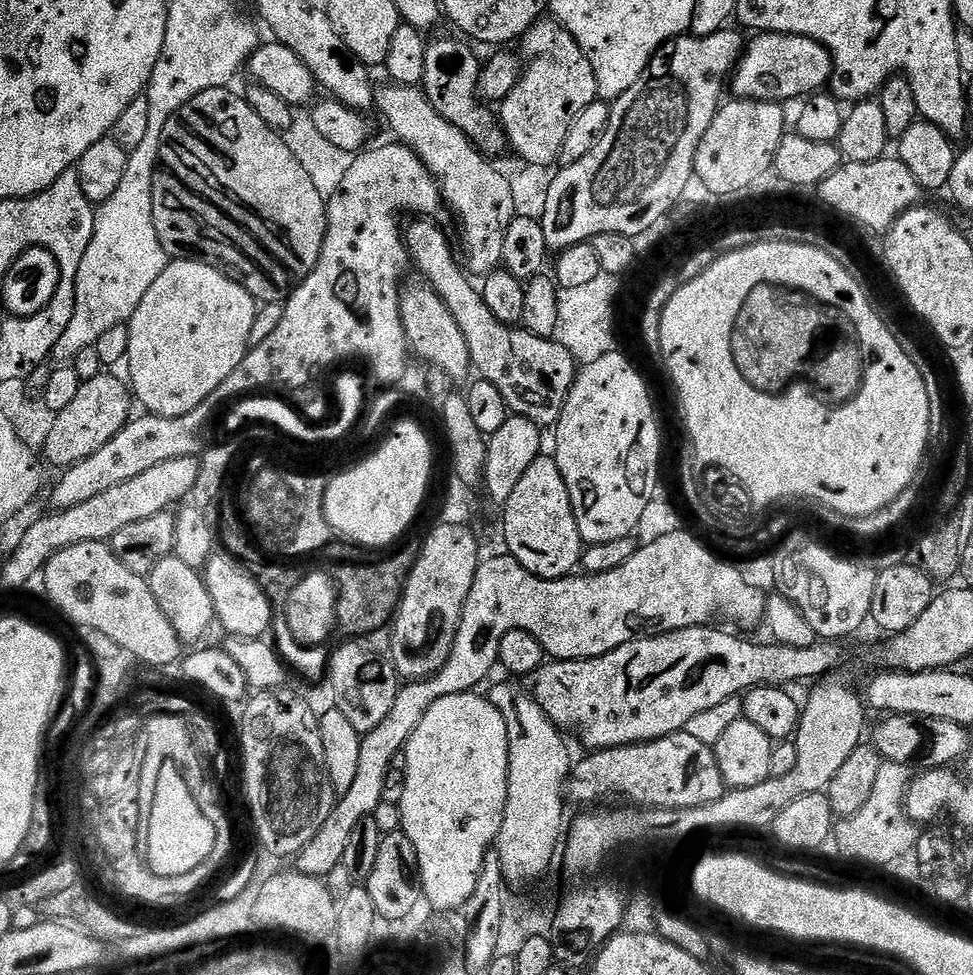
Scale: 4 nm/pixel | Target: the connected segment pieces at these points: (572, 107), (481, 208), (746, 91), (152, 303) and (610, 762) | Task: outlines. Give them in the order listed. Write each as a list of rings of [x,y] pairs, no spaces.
[[[541,18],[522,37],[522,45],[528,51],[532,61],[525,63],[522,68],[520,81],[510,90],[505,100],[499,101],[498,119],[504,127],[504,135],[508,137],[511,151],[521,156],[524,164],[552,168],[562,154],[562,142],[566,142],[566,134],[570,134],[570,126],[590,102],[598,99],[596,95],[596,79],[594,66],[582,54],[578,42],[554,18]]]
[[[405,84],[387,87],[375,89],[375,107],[380,107],[389,130],[396,135],[393,137],[407,148],[412,148],[436,179],[447,211],[452,211],[460,223],[467,271],[476,278],[489,276],[503,265],[506,230],[517,215],[507,175],[503,171],[500,173],[492,165],[495,163],[473,144],[470,137],[462,134],[458,126],[442,118],[442,114],[430,106],[419,87],[411,88]]]
[[[781,32],[756,34],[746,47],[730,77],[730,92],[738,100],[785,102],[819,93],[832,78],[832,55],[805,36],[784,36]]]
[[[172,260],[168,268],[162,270],[162,278],[158,278],[158,282],[154,282],[154,286],[150,286],[150,290],[146,290],[146,298],[142,298],[142,302],[138,302],[138,310],[134,310],[132,319],[127,323],[130,330],[130,350],[126,361],[129,376],[127,379],[130,381],[131,391],[134,393],[139,407],[141,404],[144,407],[141,409],[147,410],[154,416],[181,416],[190,414],[190,410],[194,410],[194,406],[198,406],[198,402],[202,402],[210,394],[214,394],[214,390],[218,390],[218,386],[222,386],[222,382],[226,382],[226,378],[230,378],[230,374],[234,374],[234,366],[241,364],[250,351],[250,329],[254,327],[257,307],[258,301],[241,284],[226,278],[218,270],[206,266],[202,261]]]
[[[675,732],[666,738],[658,738],[641,744],[627,744],[617,748],[601,748],[587,753],[585,760],[577,759],[566,785],[566,792],[584,806],[596,806],[599,800],[607,796],[621,796],[636,806],[650,808],[697,808],[710,802],[718,802],[724,797],[726,785],[722,778],[722,770],[718,770],[716,753],[713,745],[698,742],[688,732]]]

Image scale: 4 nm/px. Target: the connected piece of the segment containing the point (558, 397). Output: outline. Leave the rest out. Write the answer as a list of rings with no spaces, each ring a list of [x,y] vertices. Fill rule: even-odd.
[[[416,218],[411,222],[413,224],[409,228],[407,225],[402,232],[409,261],[446,302],[450,314],[454,314],[454,322],[458,322],[466,338],[466,346],[470,346],[472,368],[480,371],[479,379],[494,384],[505,399],[509,413],[534,422],[541,430],[551,429],[559,422],[570,386],[576,380],[576,359],[555,338],[535,336],[519,327],[498,322],[474,284],[472,288],[469,273],[462,267],[458,256],[456,261],[452,246],[443,230],[436,225],[437,221]]]

